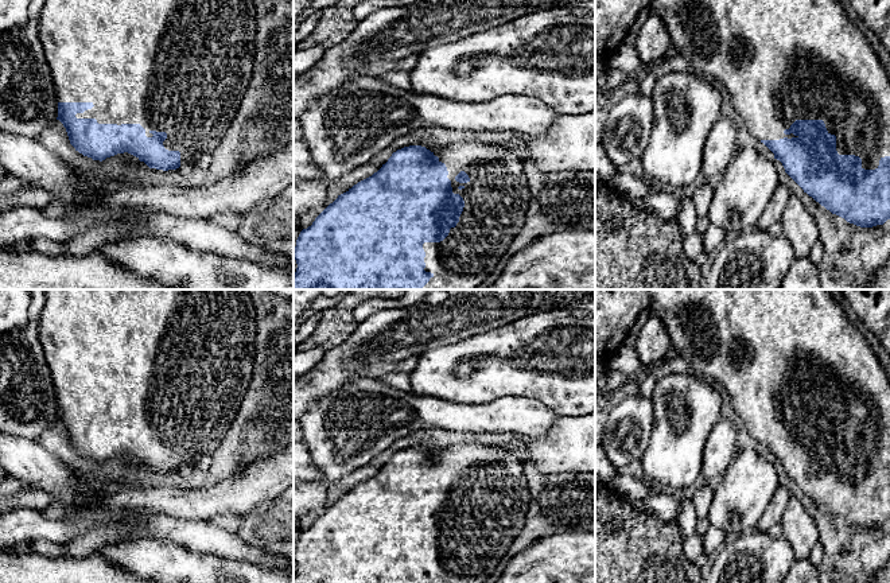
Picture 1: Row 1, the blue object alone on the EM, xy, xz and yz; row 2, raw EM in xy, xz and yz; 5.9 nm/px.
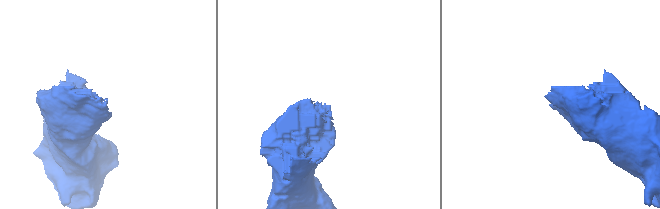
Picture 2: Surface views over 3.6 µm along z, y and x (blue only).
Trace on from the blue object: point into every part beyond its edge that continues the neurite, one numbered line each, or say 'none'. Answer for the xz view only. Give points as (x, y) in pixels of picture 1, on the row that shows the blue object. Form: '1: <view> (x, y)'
1: xz (496, 198)

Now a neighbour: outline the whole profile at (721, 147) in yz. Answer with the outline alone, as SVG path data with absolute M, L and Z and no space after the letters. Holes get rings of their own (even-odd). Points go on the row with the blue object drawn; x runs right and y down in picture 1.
M722 114L707 136L701 174L707 178L722 175L737 151L737 128Z

